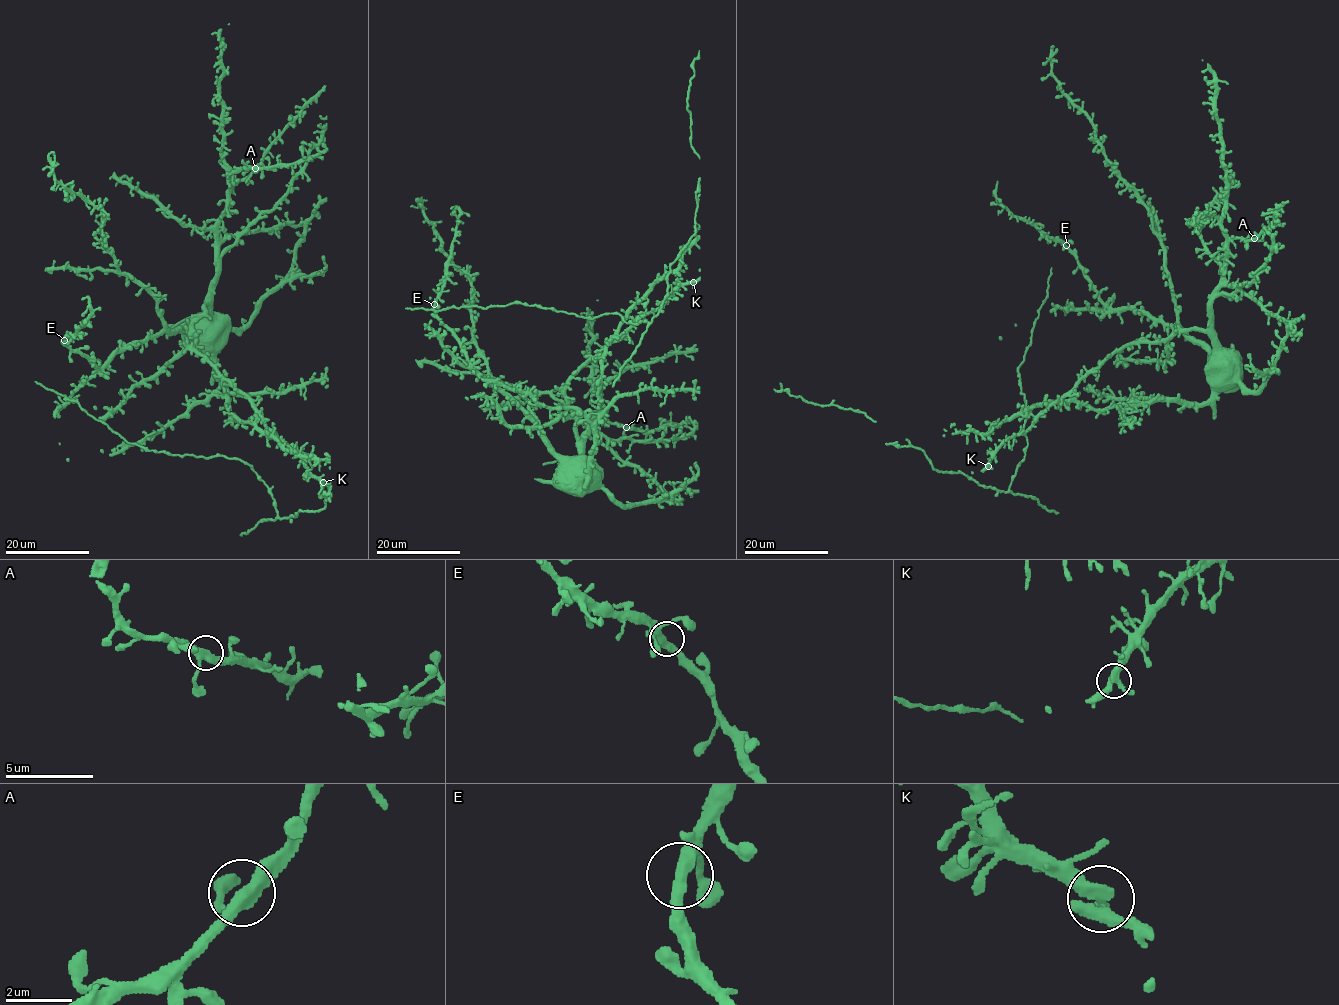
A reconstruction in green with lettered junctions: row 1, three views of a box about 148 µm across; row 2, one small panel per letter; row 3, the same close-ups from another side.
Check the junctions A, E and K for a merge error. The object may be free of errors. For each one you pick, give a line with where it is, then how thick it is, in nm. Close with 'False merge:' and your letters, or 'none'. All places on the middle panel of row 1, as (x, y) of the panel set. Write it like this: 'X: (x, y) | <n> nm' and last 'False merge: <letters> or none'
False merge: none

